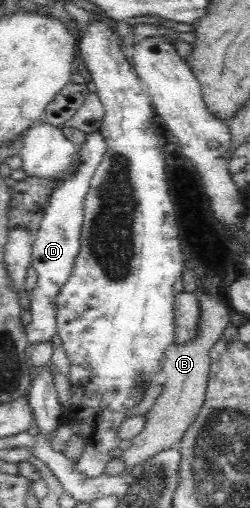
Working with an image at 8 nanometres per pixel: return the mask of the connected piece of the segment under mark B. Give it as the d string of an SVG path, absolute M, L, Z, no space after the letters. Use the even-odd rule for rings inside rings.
M195 290L197 305L199 307L199 325L191 341L187 343L171 343L159 364L159 374L163 390L147 413L146 427L142 433L132 439L131 447L121 457L125 468L119 476L126 476L132 469L149 461L151 457L177 447L183 434L196 419L203 406L206 395L208 375L210 371L210 351L217 343L223 330L230 322L233 310L229 305L223 305L223 301L207 293L206 291Z

